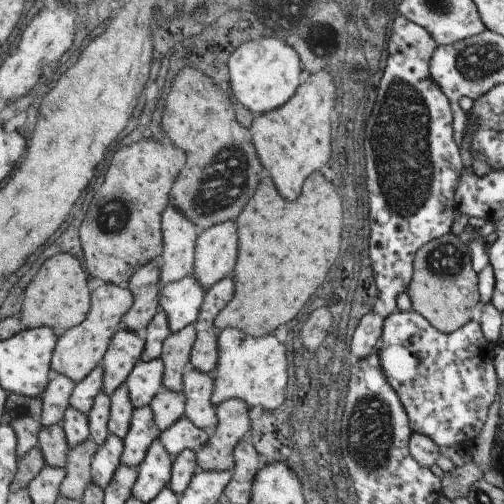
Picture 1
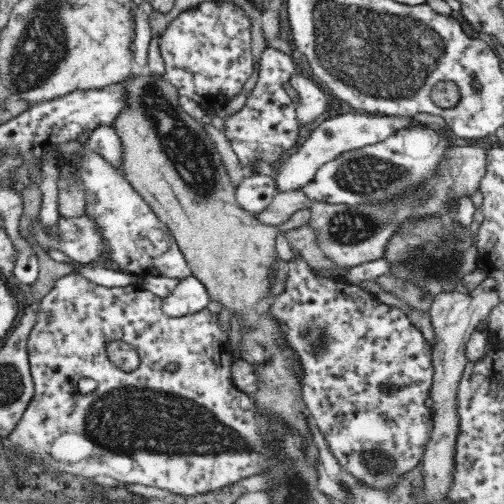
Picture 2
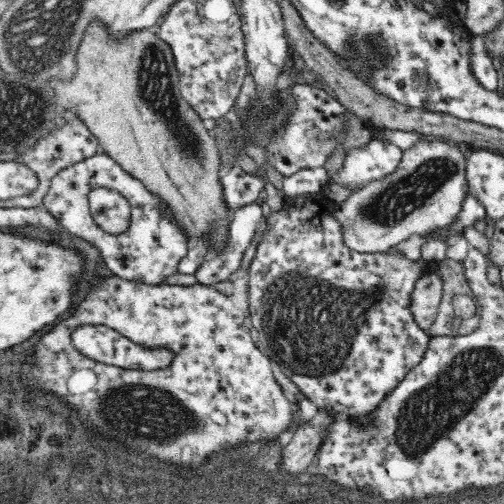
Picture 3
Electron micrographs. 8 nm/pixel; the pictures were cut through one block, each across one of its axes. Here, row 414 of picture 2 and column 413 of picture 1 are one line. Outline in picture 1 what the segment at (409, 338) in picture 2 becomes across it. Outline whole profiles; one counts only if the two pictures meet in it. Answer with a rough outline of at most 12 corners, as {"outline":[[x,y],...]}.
{"outline":[[385,318],[379,366],[413,434],[473,446],[497,398],[475,322]]}

